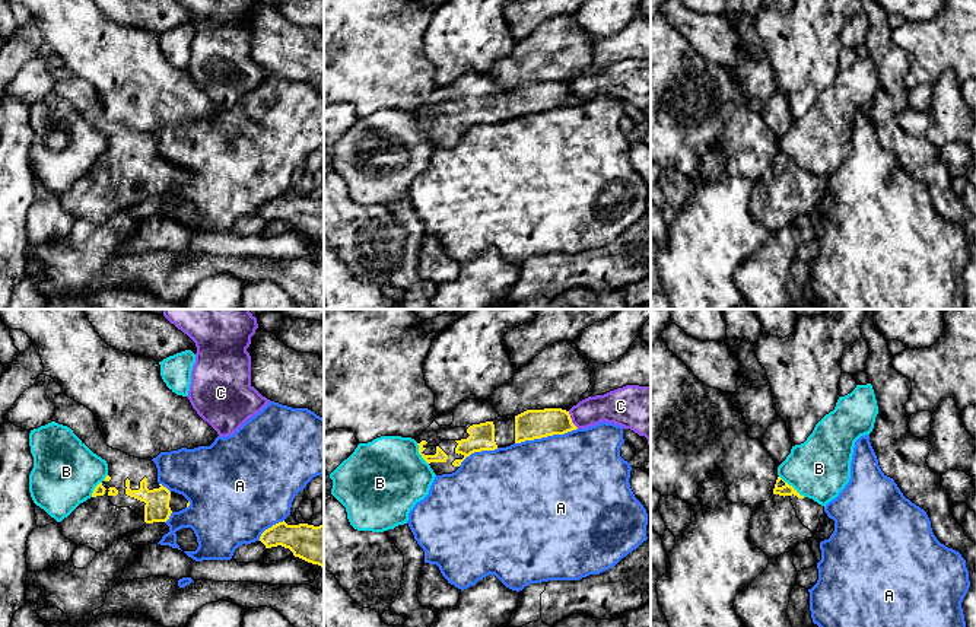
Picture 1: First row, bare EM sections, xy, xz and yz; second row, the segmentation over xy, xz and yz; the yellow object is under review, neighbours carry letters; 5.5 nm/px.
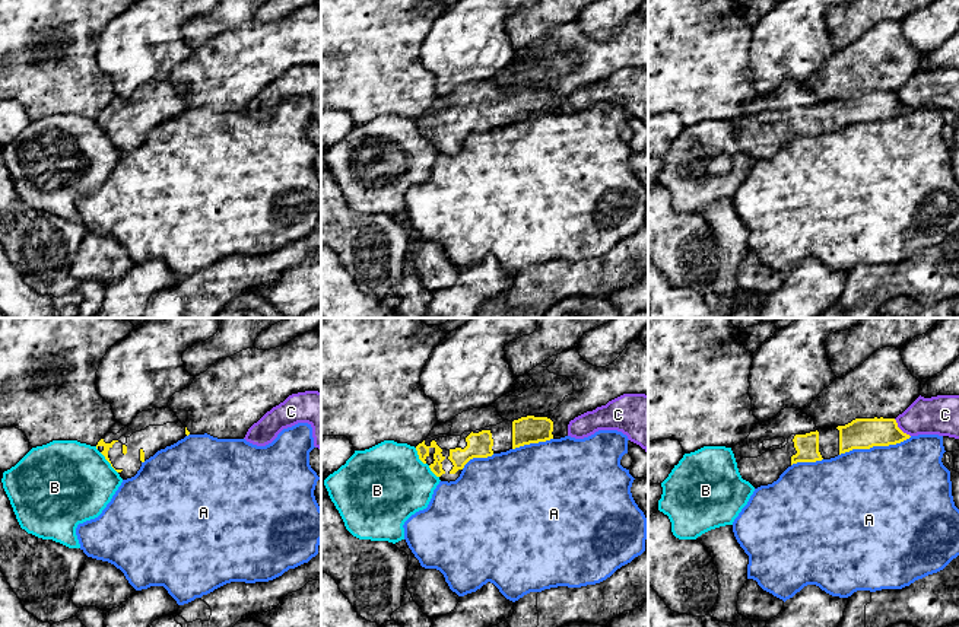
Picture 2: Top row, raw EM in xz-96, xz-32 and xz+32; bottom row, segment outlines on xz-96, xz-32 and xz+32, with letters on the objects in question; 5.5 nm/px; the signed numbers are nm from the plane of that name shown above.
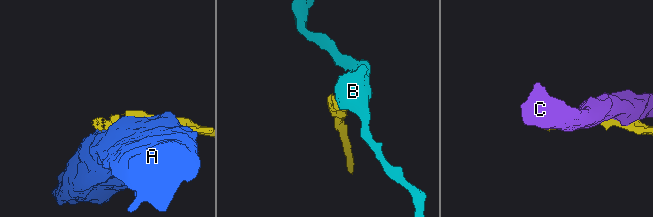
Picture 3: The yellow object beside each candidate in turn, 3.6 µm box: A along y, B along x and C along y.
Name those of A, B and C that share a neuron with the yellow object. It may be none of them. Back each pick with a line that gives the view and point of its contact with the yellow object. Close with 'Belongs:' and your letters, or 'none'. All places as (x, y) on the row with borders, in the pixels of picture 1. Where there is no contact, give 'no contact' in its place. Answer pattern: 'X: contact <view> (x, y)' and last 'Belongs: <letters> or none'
Belongs: none

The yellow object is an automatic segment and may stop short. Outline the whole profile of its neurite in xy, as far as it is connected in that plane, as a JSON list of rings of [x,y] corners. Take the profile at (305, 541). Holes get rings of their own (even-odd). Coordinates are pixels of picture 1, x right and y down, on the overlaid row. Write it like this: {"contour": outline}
{"contour": [[[283,521],[266,529],[260,541],[266,548],[282,545],[295,557],[324,567],[324,525],[287,525]]]}

